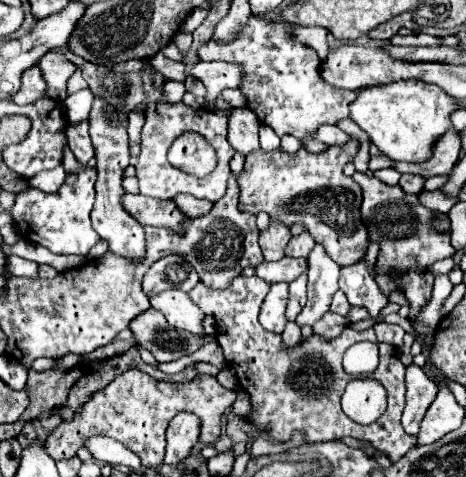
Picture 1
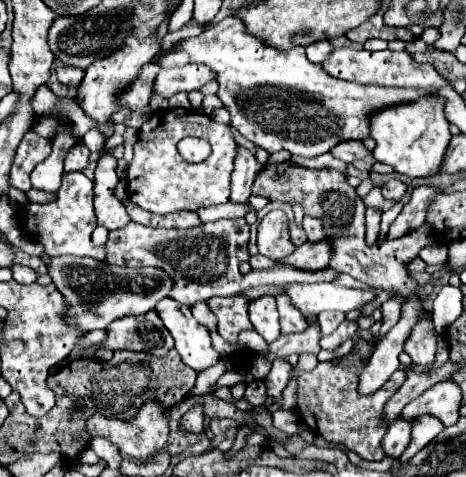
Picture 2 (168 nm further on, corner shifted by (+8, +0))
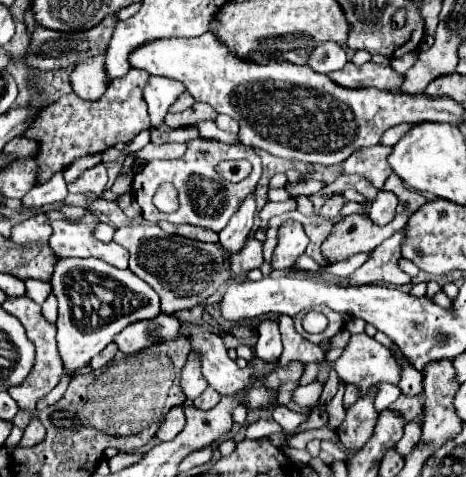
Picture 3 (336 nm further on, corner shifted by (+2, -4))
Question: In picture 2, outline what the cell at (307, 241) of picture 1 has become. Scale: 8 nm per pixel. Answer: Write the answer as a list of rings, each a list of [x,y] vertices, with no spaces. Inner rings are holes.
[[[275,209],[264,216],[258,224],[258,250],[260,254],[282,260],[294,252],[294,244],[288,236],[288,220],[286,214],[280,209]]]

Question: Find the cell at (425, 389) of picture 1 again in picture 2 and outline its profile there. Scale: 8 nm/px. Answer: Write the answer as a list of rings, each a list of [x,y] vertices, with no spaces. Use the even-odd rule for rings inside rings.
[[[398,416],[392,426],[388,428],[388,434],[382,442],[384,446],[384,452],[386,456],[394,456],[394,458],[400,458],[400,454],[406,450],[408,446],[408,440],[410,440],[410,432],[412,432],[412,424],[416,422],[416,418],[412,420],[404,420],[402,416]]]

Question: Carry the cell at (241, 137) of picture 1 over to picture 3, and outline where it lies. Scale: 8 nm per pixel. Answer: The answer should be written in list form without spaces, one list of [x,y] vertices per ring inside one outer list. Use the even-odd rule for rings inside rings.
[[[250,194],[242,202],[240,210],[232,216],[228,226],[220,232],[220,244],[226,250],[226,254],[232,256],[234,252],[238,252],[238,248],[242,248],[242,244],[246,242],[246,238],[252,230],[254,212],[256,212],[256,200],[254,200],[254,194]]]

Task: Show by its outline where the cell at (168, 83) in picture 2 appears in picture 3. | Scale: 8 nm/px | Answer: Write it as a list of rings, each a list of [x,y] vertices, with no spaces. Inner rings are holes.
[[[150,76],[146,88],[142,90],[142,98],[148,106],[152,126],[158,126],[164,122],[168,108],[180,96],[180,92],[184,92],[184,84],[162,76]]]

